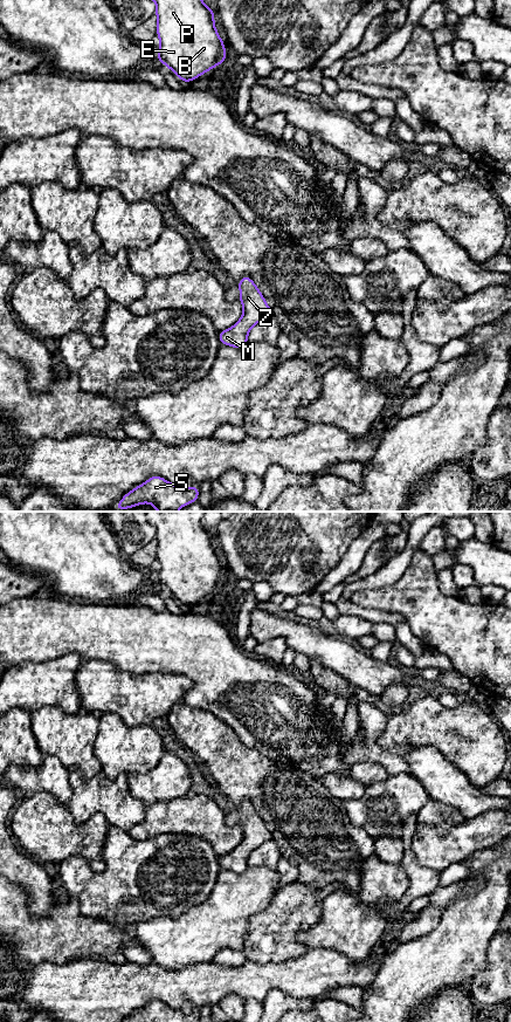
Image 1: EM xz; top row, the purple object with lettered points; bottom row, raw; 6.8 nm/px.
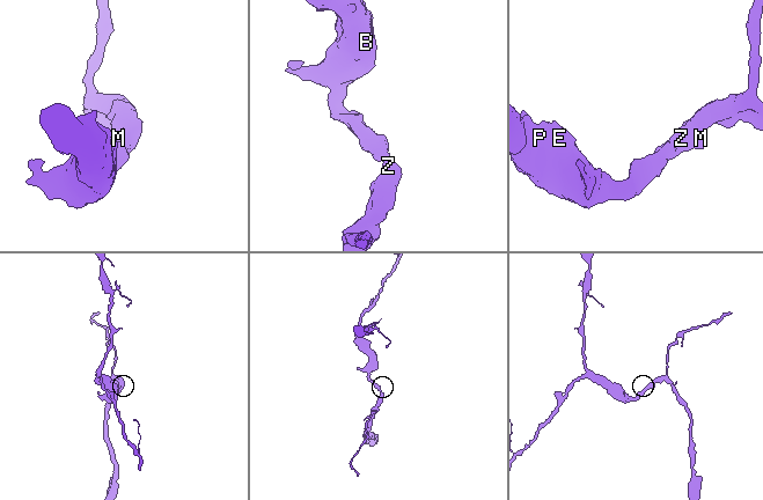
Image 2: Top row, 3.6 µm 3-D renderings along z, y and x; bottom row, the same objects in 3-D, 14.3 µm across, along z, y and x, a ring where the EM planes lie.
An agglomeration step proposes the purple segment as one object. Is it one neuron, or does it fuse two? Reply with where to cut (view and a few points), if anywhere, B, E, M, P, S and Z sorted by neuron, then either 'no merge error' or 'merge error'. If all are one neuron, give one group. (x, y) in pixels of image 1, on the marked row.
no cut | B E M P S Z | no merge error

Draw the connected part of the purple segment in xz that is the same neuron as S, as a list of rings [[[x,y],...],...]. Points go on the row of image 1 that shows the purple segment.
[[[153,475],[126,493],[115,509],[129,509],[141,503],[151,503],[158,512],[178,512],[184,506],[196,502],[198,498],[199,487],[181,488],[161,476]]]

